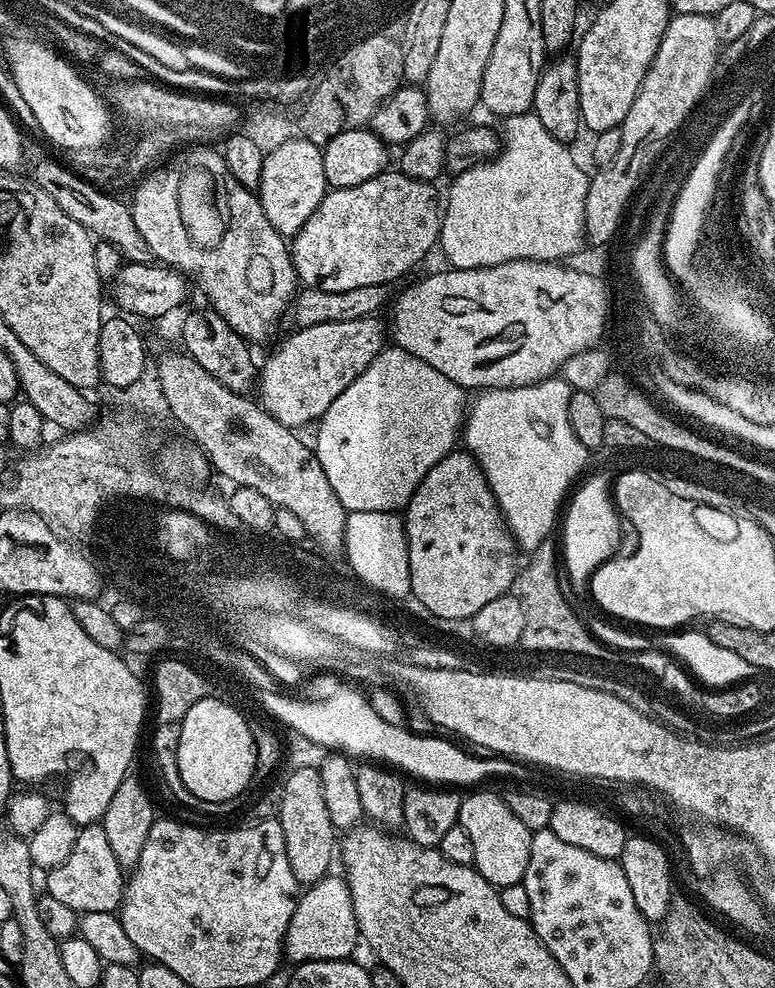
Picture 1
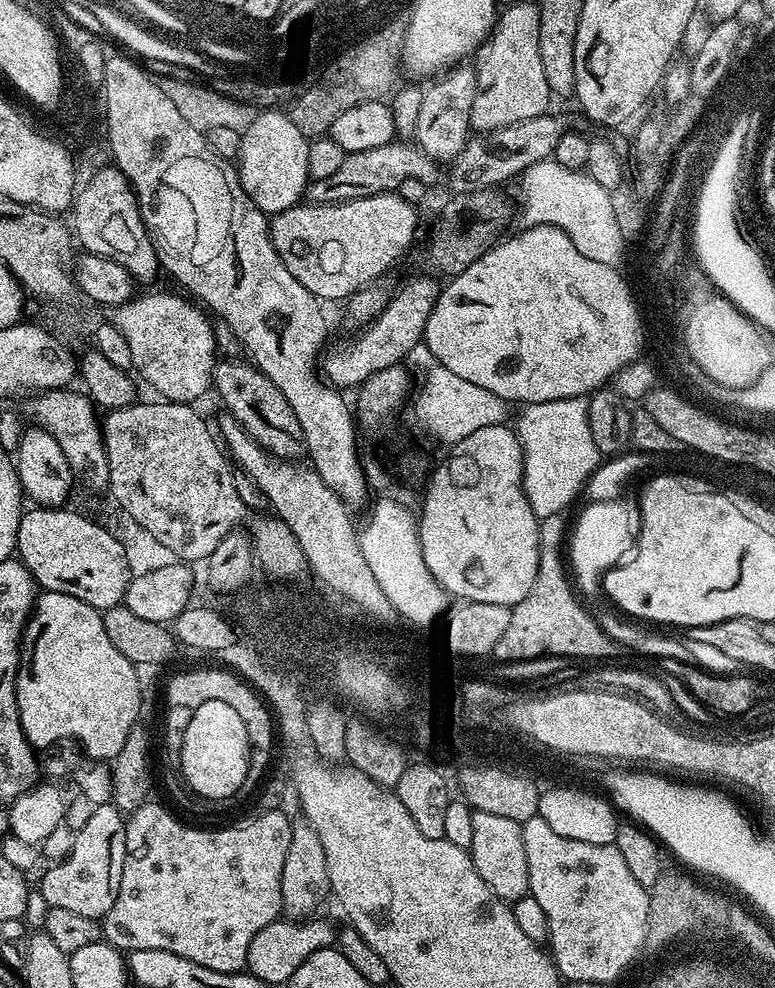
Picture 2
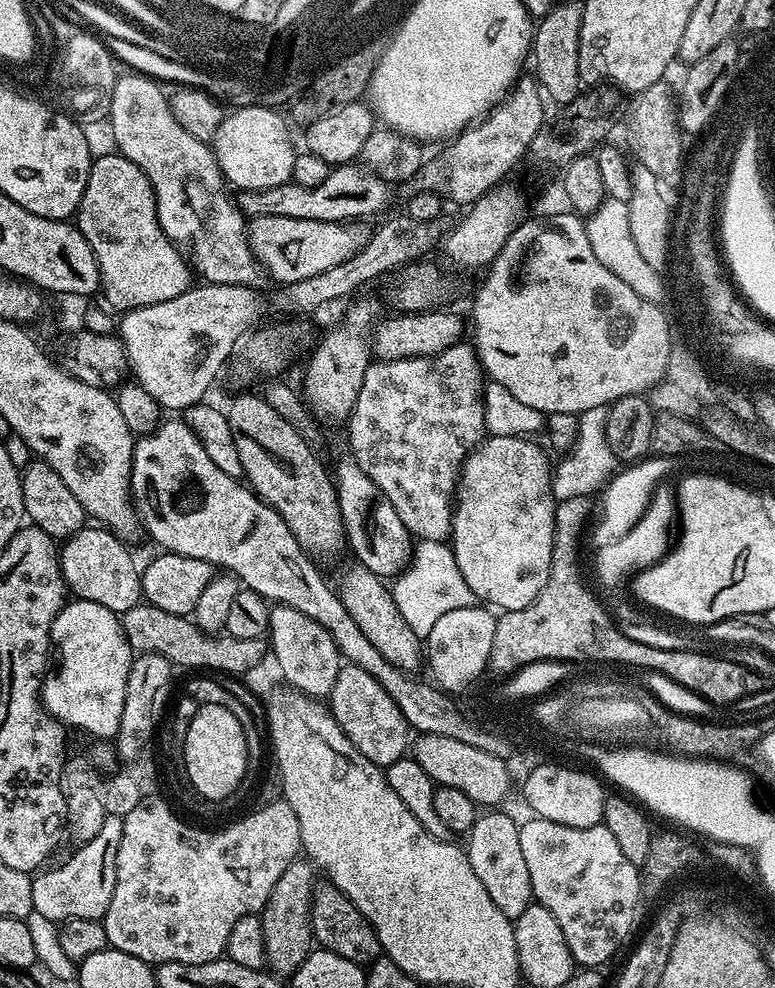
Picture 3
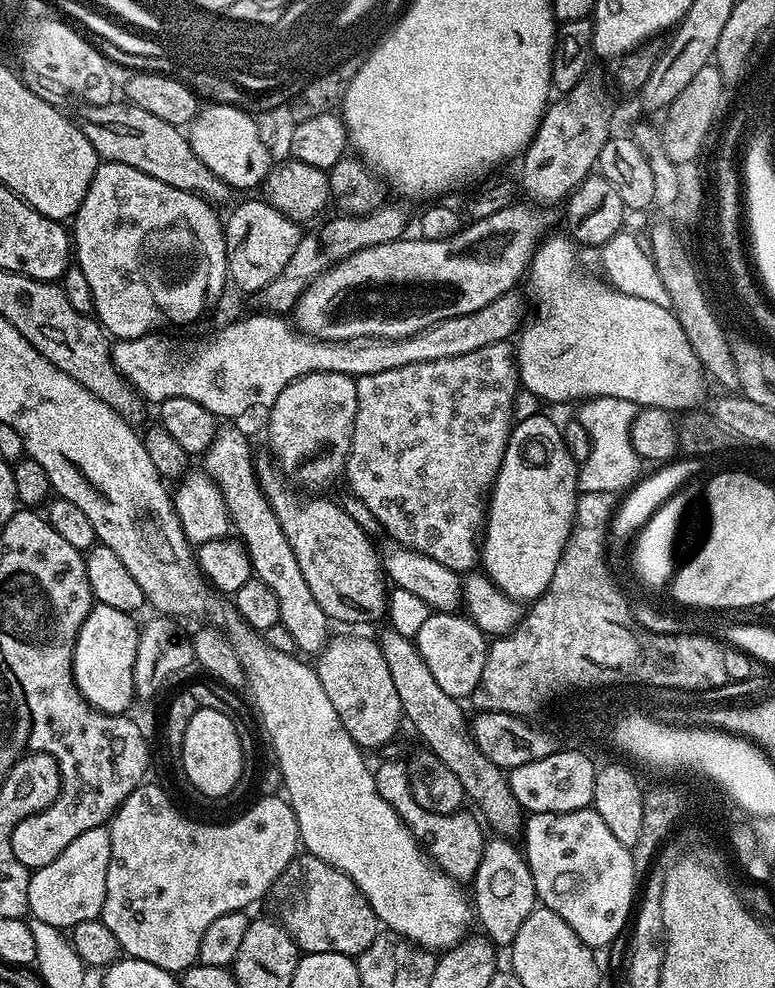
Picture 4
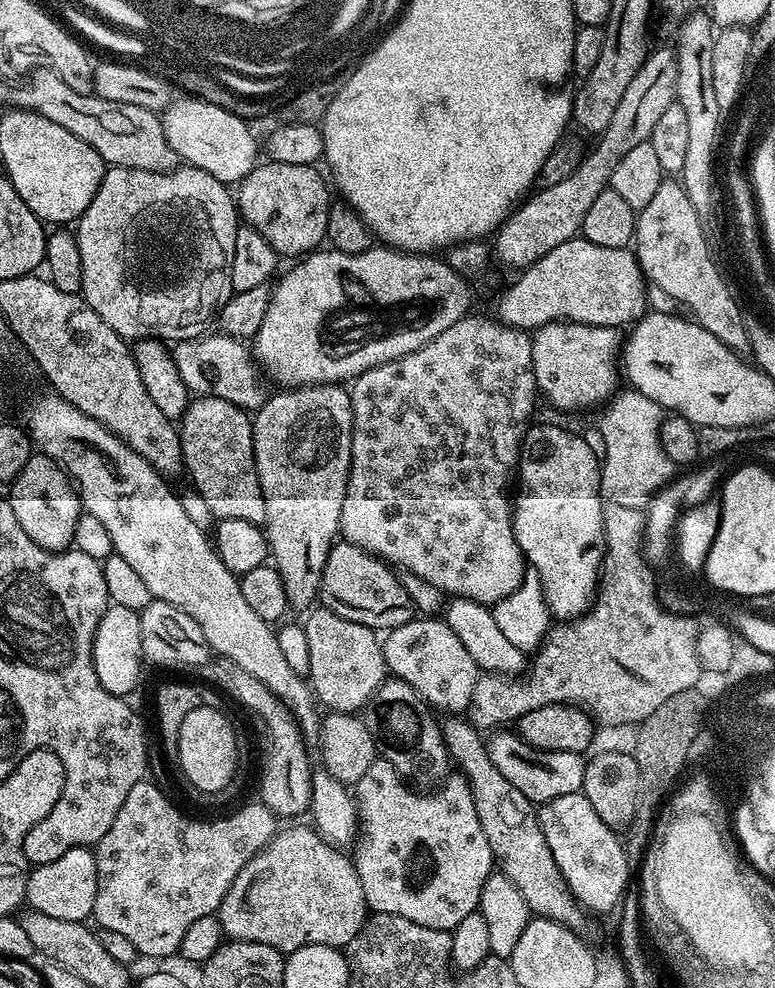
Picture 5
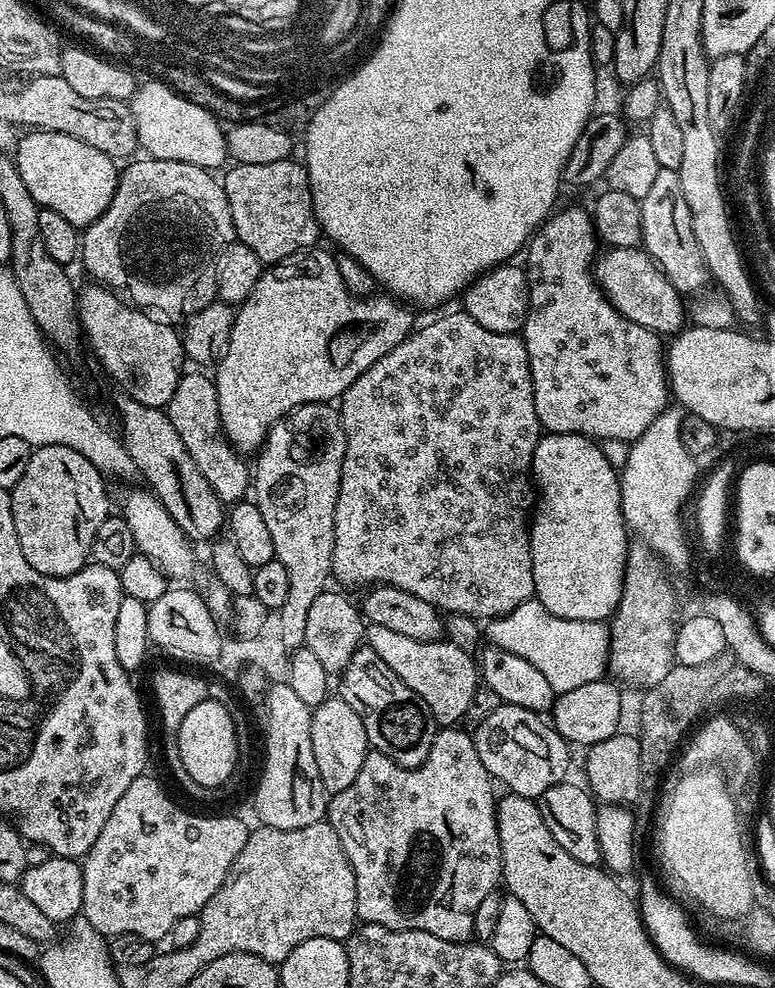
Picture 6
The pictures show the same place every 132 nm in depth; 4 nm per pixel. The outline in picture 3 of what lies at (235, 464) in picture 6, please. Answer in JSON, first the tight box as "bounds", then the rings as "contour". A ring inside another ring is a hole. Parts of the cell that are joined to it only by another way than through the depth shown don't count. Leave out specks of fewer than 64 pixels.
{"bounds":[267,604,342,698],"contour":[[[284,604],[275,605],[268,614],[267,643],[270,656],[277,660],[283,683],[303,696],[326,698],[342,667],[342,657],[334,638],[314,618],[306,618],[298,610]]]}

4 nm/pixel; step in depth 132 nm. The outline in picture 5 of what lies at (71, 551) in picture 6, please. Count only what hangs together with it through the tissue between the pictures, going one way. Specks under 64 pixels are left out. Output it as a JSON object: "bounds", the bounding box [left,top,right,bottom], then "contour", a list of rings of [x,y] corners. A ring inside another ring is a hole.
{"bounds":[7,454,82,552],"contour":[[[33,454],[7,492],[7,504],[14,510],[22,530],[30,534],[35,544],[51,552],[63,552],[72,544],[74,526],[78,526],[78,518],[82,514],[80,494],[68,479],[67,472],[49,456]]]}

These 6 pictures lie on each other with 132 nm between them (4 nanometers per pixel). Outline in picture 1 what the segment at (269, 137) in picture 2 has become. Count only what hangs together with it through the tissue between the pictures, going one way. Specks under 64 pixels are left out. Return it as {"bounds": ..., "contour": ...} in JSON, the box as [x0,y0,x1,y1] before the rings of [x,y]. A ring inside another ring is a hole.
{"bounds":[258,138,329,238],"contour":[[[293,138],[283,142],[282,146],[278,146],[273,152],[265,155],[258,199],[270,226],[274,226],[274,230],[278,230],[280,236],[291,238],[298,230],[302,230],[302,226],[306,226],[306,218],[310,218],[310,214],[314,214],[314,210],[318,210],[318,202],[322,202],[324,193],[327,191],[329,191],[329,187],[326,182],[326,170],[322,170],[321,145],[303,138]]]}

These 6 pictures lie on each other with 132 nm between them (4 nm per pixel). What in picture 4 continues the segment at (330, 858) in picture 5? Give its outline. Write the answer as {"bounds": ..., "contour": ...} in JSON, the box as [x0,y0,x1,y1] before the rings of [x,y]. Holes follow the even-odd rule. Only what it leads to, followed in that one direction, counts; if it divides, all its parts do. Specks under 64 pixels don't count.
{"bounds":[274,854,382,958],"contour":[[[307,854],[297,855],[286,866],[274,885],[274,897],[280,907],[279,919],[294,938],[301,953],[333,952],[359,958],[381,935],[382,925],[377,920],[370,902],[354,886],[342,870],[322,862],[322,858]]]}

